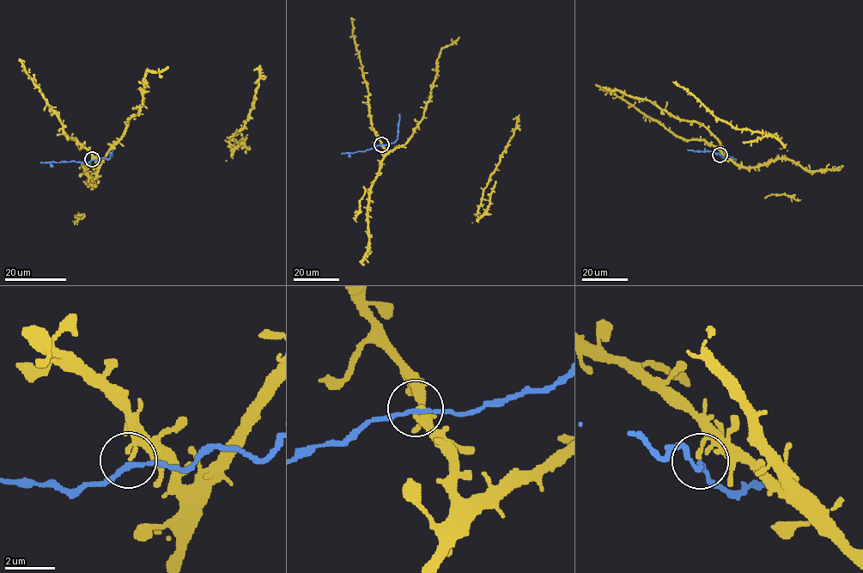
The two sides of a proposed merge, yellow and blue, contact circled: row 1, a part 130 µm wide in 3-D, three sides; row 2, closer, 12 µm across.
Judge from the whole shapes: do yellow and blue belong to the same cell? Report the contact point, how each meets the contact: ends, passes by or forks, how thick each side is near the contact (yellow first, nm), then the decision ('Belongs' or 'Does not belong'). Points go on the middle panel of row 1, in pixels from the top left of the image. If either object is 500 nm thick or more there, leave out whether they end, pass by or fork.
Place: (381, 144). At the ring yellow ends. At the ring blue passes by. Thickness 150 nm (yellow) against 160 nm. Does not belong

